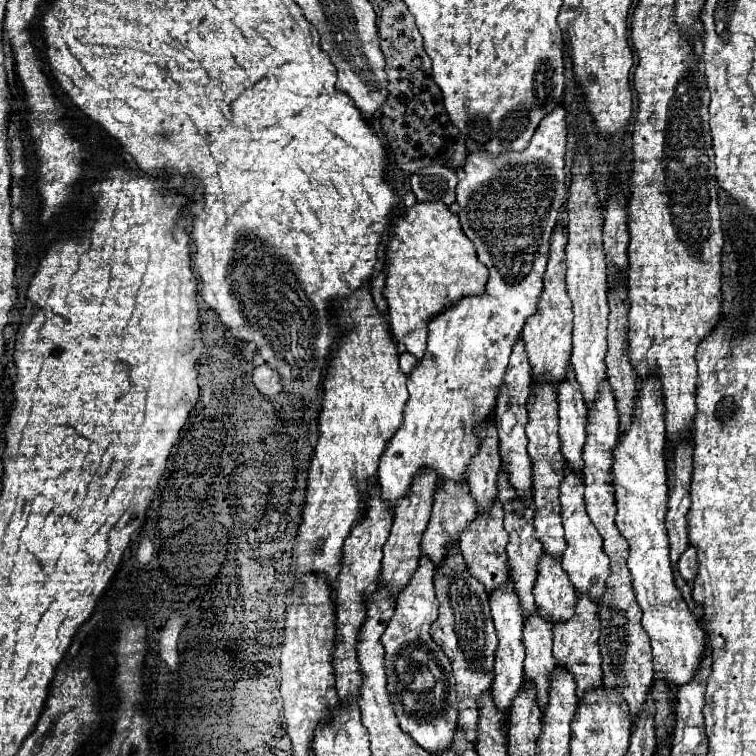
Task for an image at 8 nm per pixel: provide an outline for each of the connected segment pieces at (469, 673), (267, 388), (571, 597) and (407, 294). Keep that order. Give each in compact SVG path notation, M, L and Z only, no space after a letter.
M450 549L444 565L436 569L434 573L434 585L436 585L436 597L440 603L440 615L432 623L430 635L436 639L436 643L442 647L442 651L452 661L452 673L456 677L456 697L460 707L460 719L458 725L466 733L468 741L476 745L478 741L478 721L480 721L480 707L478 699L482 693L490 691L494 681L494 653L496 653L496 631L490 615L490 603L488 595L484 591L484 585L476 581L460 555L460 549Z
M260 365L252 371L252 383L266 397L272 397L272 395L280 393L280 377L268 365Z
M542 555L538 563L534 597L540 617L552 623L564 623L572 619L578 597L574 593L574 587L570 585L566 571L560 567L558 559Z
M440 201L416 203L394 225L388 241L388 269L384 297L388 301L388 321L398 343L406 345L418 361L426 353L428 321L450 309L464 295L486 293L488 267L476 257L472 241L464 235L458 217Z

